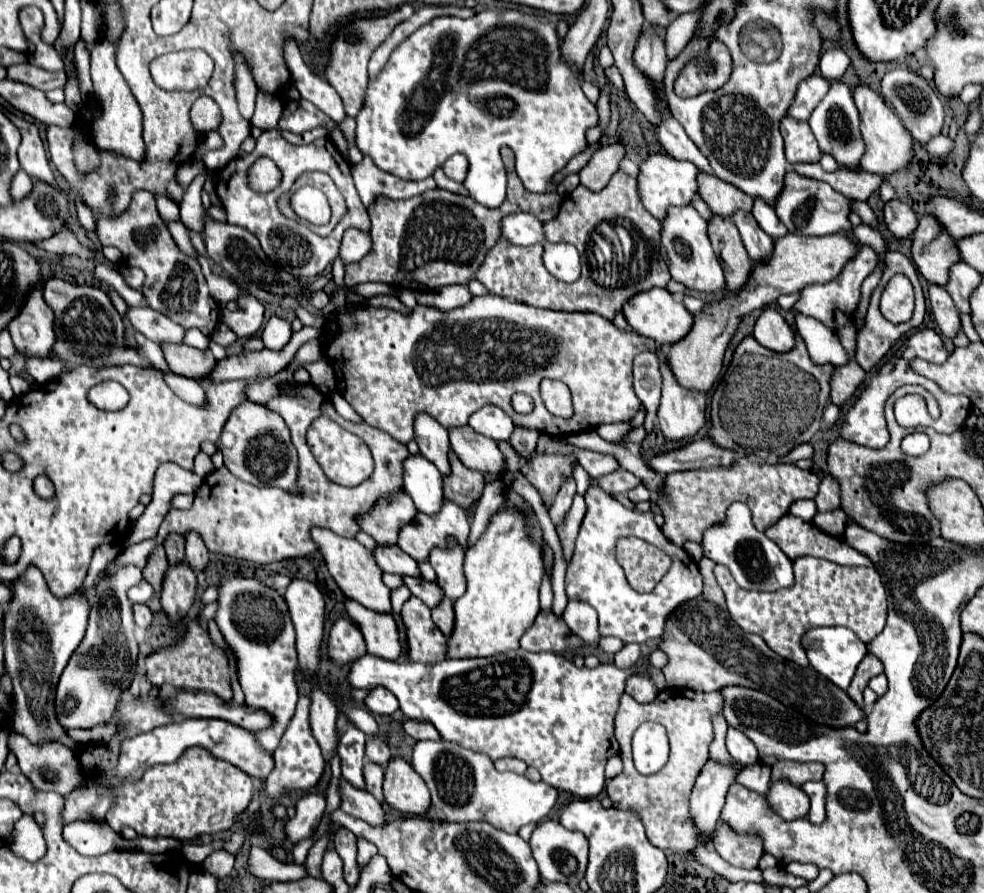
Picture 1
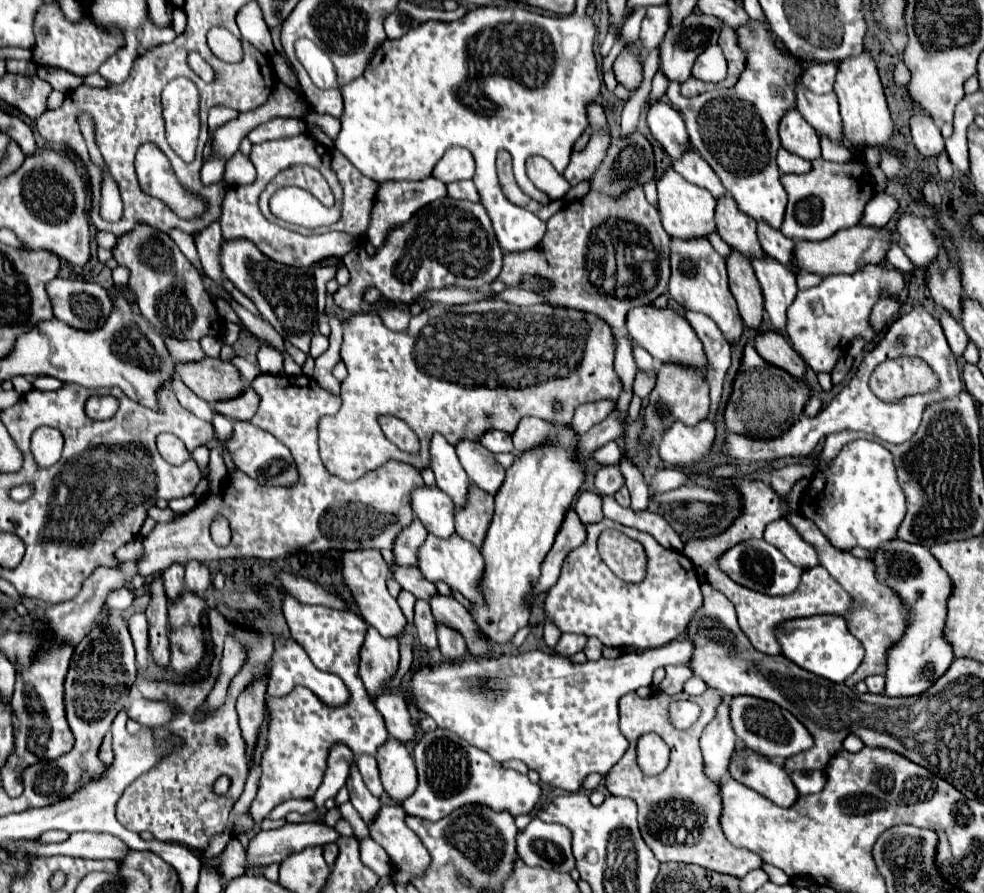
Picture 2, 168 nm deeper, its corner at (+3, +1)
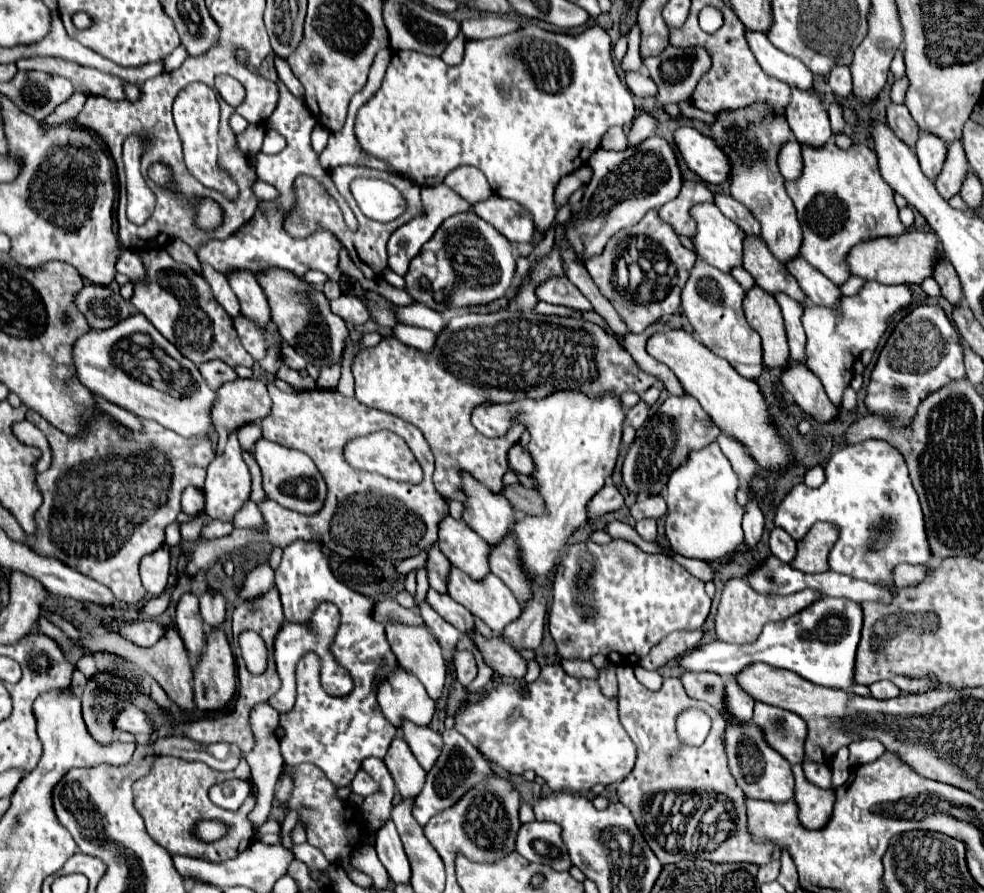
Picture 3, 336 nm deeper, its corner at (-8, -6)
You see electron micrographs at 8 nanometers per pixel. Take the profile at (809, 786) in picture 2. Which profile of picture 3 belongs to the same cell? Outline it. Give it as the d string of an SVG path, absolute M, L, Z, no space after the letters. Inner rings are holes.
M803 763L803 771L805 771L805 777L821 787L821 789L831 789L833 783L831 783L831 769L827 765L807 765Z

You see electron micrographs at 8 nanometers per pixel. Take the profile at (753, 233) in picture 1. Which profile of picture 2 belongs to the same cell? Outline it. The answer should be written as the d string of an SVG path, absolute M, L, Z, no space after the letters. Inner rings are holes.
M766 256L764 260L754 260L752 268L764 290L764 308L770 316L776 332L786 330L786 310L798 294L794 274L784 268L780 262Z

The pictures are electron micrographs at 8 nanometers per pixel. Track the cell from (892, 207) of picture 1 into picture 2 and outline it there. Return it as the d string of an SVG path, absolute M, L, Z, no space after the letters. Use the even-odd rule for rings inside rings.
M904 214L898 220L898 246L922 272L938 258L938 242L922 218Z

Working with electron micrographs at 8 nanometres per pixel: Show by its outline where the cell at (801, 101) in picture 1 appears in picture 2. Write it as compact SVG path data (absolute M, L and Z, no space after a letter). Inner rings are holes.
M832 62L812 64L802 74L802 82L816 94L830 92L834 88L834 78L836 78L836 64L832 64Z

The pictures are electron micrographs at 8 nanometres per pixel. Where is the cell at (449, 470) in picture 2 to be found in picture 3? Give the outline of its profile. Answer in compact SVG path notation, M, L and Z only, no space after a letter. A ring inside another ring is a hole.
M461 473L461 483L467 499L461 519L489 545L497 545L515 525L515 511L499 493L491 493L489 487L475 481L471 473Z

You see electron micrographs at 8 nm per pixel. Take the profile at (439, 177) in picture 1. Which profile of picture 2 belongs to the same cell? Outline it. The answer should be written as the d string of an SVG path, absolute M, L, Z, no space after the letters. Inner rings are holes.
M472 180L464 182L452 182L448 184L448 196L454 200L470 200L470 202L480 202L480 194L474 186Z

